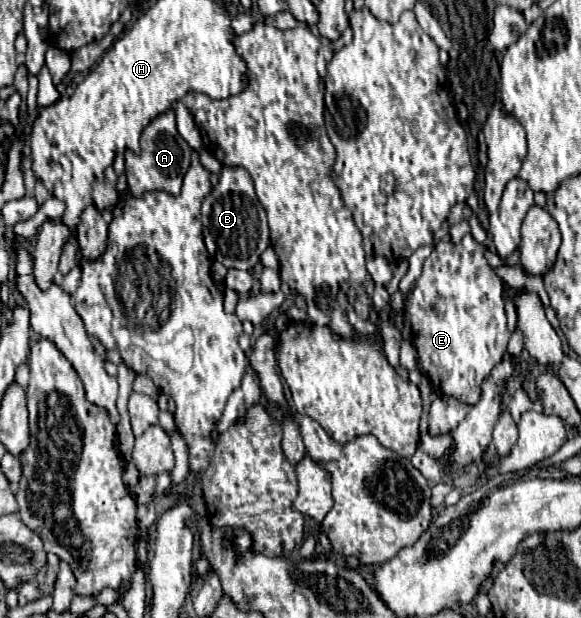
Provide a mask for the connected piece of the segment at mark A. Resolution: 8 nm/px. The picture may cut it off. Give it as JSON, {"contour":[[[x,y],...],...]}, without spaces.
{"contour":[[[175,108],[157,116],[141,134],[141,152],[135,154],[133,150],[125,150],[125,176],[129,184],[129,192],[133,196],[141,196],[147,190],[163,190],[169,194],[181,192],[183,176],[189,168],[191,158],[189,144],[179,136],[175,126]]]}

